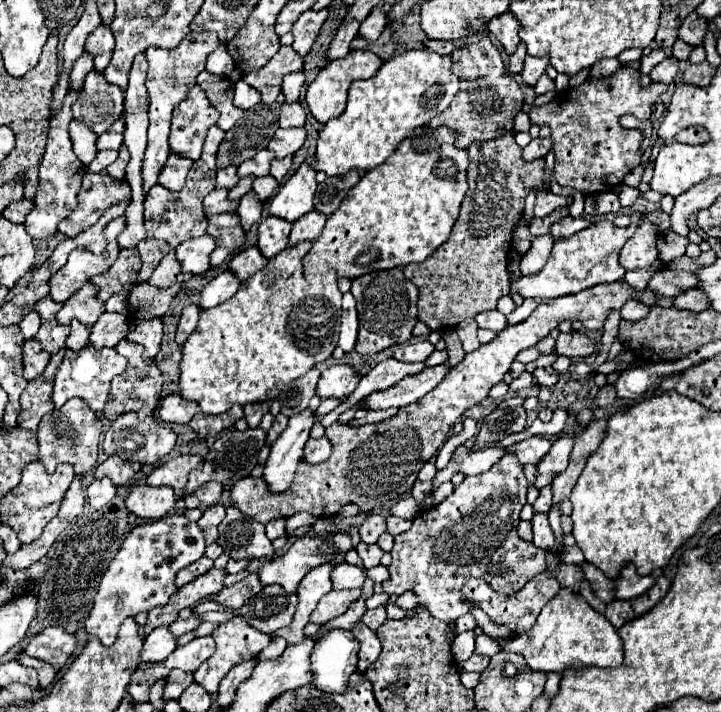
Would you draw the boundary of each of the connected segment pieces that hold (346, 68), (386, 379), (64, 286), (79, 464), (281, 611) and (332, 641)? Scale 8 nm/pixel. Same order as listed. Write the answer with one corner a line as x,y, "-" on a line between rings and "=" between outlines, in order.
349,51
347,57
343,59
333,59
329,61
321,71
319,75
315,77
315,81
309,83
309,89
307,89
307,95
305,99
309,101
309,111
313,113
313,117
321,123
327,123
329,119
335,119
343,113
345,109
345,103
347,103
347,89
353,81
357,79
369,79
377,73
377,69
381,67
381,59
371,53
371,51
=
385,359
385,361
377,363
377,365
361,379
359,387
349,395
349,399
347,399
343,405
339,405
333,413
325,415
325,417
321,419
321,423
323,423
325,427
331,425
331,423
337,419
339,413
343,413
345,409
353,407
353,405
355,405
359,399
363,399
365,395
369,395
369,393
373,393
373,391
379,391
379,389
387,389
387,387
399,383
405,375
413,375
413,373
417,373
417,371
421,371
421,369
425,369
425,363
397,363
395,359
=
117,217
107,223
105,227
105,237
107,237
107,255
93,255
85,249
75,249
71,251
65,267
57,271
51,281
51,299
57,303
67,301
73,291
79,289
79,285
85,285
93,275
105,273
117,259
119,255
119,245
117,245
117,235
125,229
125,219
=
69,399
61,409
55,409
53,413
41,419
37,431
39,439
37,461
45,465
47,473
53,473
55,467
61,463
71,463
75,467
75,473
83,475
97,463
101,433
103,433
101,419
89,409
89,405
85,405
85,401
81,399
=
267,585
261,593
249,599
241,609
241,617
261,633
273,633
291,623
297,605
297,595
287,593
281,585
=
343,629
327,631
313,647
311,675
313,685
327,693
343,693
349,675
357,671
359,641

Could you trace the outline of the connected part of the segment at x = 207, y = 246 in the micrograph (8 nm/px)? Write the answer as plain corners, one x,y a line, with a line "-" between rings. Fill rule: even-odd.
203,235
197,239
189,239
185,243
181,243
175,253
177,253
177,261
181,263
181,267
187,273
193,275
201,275
205,273
211,265
209,265
209,253
215,249
215,239
211,235

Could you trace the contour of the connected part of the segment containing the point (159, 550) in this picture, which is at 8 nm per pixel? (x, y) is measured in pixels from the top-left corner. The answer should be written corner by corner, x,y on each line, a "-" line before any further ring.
167,515
157,521
133,527
119,553
101,575
93,609
85,621
87,633
99,637
103,645
111,645
119,633
123,619
135,617
137,613
149,611
157,605
165,605
177,591
175,573
197,561
203,553
205,539
201,527
183,515

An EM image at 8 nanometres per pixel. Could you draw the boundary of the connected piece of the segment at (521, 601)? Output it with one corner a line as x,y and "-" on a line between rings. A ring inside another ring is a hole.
547,549
547,551
545,551
545,561
547,561
547,569
545,569
543,573
535,575
531,581
527,581
525,587
519,589
519,591
513,593
513,595
497,593
497,591
493,591
493,589
489,587
489,583
485,583
483,579
475,579
475,577
467,579
467,583
465,583
463,589
461,589
461,595
463,595
469,603
481,607
481,609
491,617
493,623
505,625
513,635
527,633
527,631
533,627
533,623
535,623
537,615
541,613
543,605
547,605
547,603
557,595
557,591
561,589
561,585
559,585
559,581
557,581
557,577
555,577
557,567
561,565
561,553
559,553
559,551
553,551
553,549

